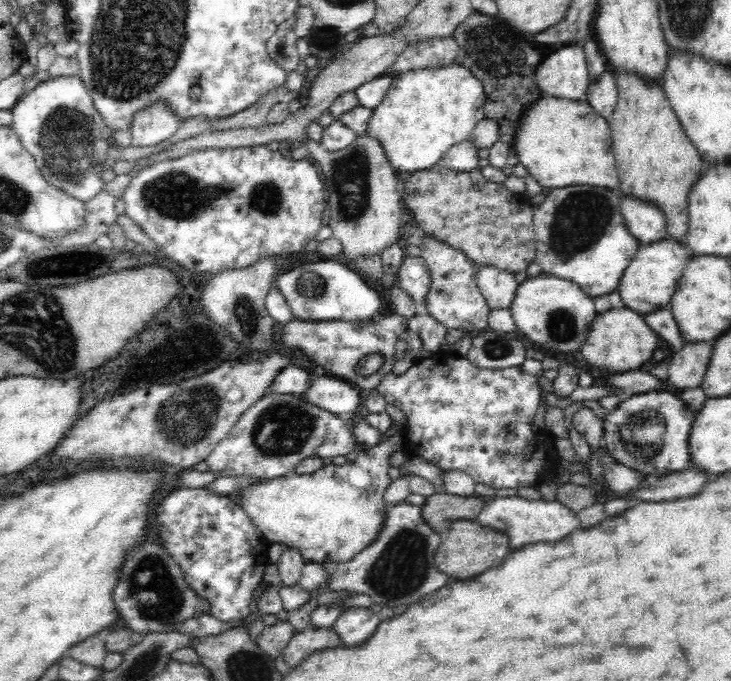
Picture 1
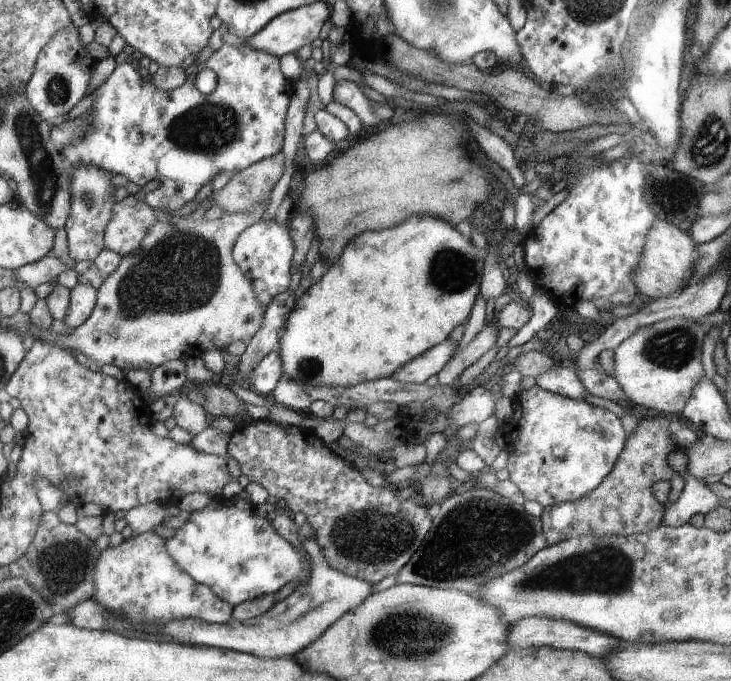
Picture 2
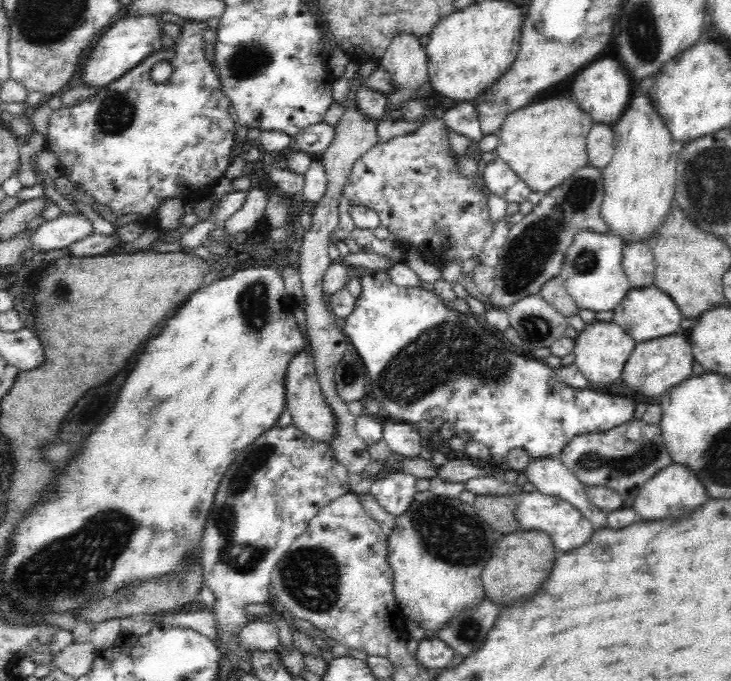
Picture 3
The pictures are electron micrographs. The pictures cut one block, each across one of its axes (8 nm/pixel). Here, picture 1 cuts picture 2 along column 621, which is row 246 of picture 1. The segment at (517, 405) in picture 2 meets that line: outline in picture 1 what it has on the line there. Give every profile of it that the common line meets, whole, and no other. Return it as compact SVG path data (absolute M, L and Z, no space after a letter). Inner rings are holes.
M424 237L428 250L422 252L432 276L432 285L426 296L424 312L428 312L447 329L463 331L464 333L479 333L487 328L487 314L490 308L485 298L476 287L475 274L478 266L470 264L464 253L460 253L448 245L434 241L432 237Z

